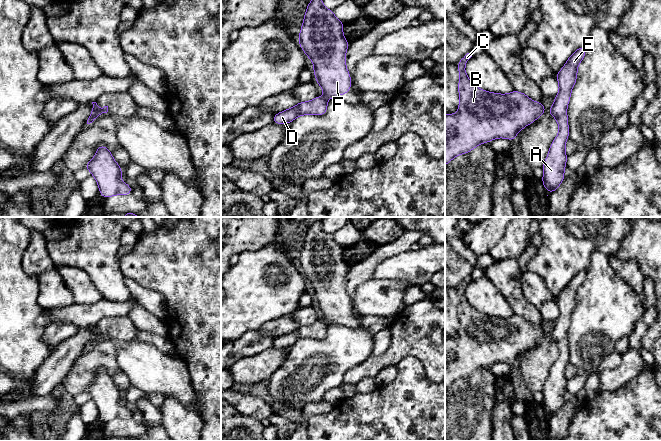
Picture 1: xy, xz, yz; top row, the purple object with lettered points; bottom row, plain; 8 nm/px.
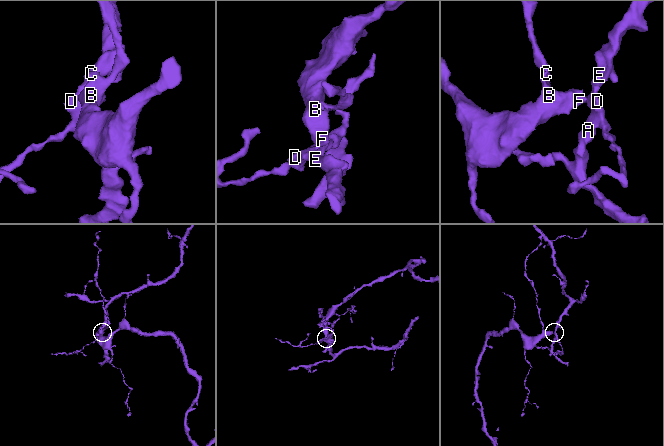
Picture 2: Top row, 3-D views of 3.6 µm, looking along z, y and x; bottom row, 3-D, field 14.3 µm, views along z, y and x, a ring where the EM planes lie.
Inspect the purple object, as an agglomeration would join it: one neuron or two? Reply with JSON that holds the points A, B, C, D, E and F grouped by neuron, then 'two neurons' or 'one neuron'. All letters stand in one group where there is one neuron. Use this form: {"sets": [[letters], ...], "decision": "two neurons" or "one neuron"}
{"sets": [["A", "D", "E"], ["B", "C", "F"]], "decision": "two neurons"}

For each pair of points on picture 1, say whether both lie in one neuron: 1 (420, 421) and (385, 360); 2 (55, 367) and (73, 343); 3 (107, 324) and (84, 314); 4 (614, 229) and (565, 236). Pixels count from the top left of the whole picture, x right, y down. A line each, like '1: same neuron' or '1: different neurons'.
1: different neurons
2: same neuron
3: different neurons
4: same neuron

